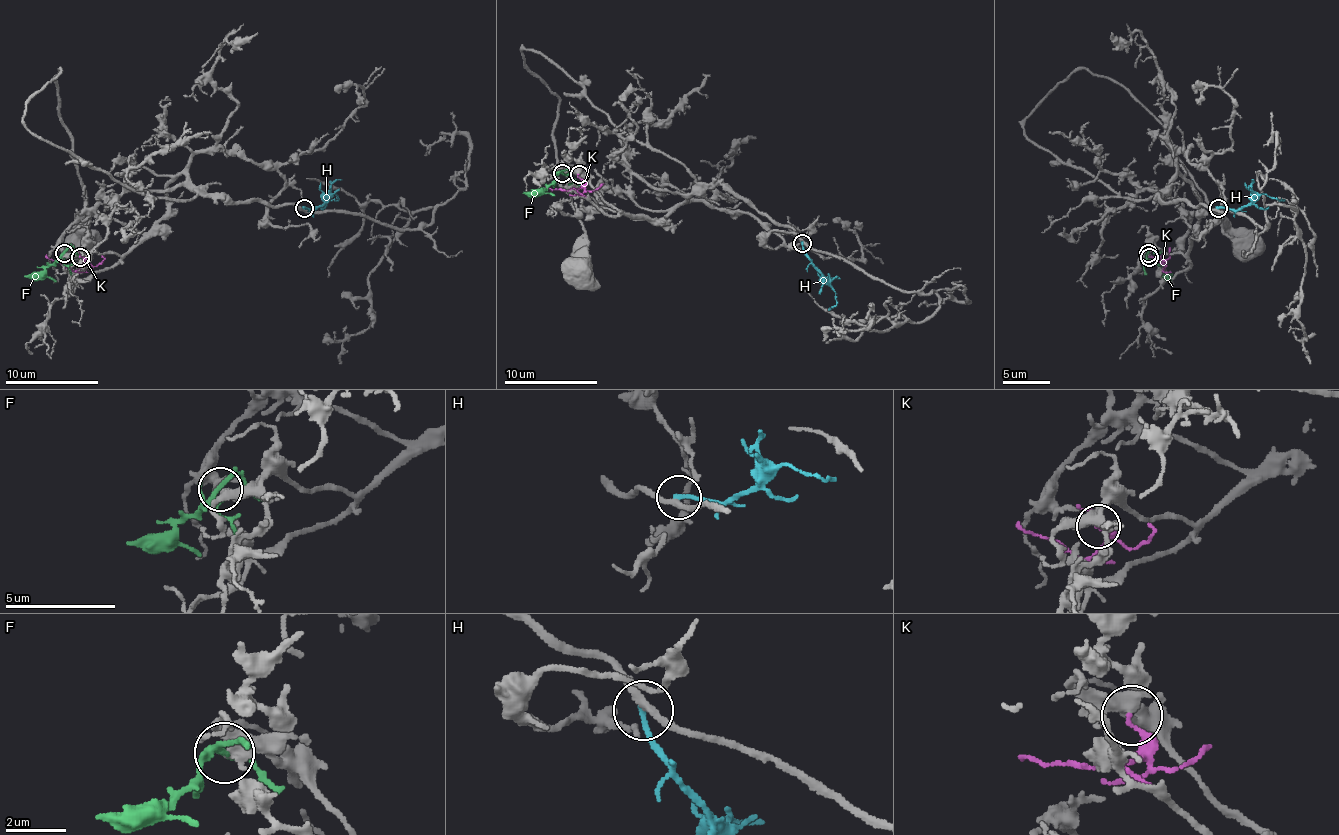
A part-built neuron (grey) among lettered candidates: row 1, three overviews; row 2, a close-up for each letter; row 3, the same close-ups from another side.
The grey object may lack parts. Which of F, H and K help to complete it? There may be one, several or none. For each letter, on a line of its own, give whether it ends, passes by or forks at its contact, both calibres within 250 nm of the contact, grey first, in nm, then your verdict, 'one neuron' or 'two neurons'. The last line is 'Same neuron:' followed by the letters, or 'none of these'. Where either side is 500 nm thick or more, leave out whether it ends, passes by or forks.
F: it forks | 340/190 nm | two neurons
H: it ends | 200/200 nm | two neurons
K: it ends | 380/120 nm | two neurons
Same neuron: none of these

